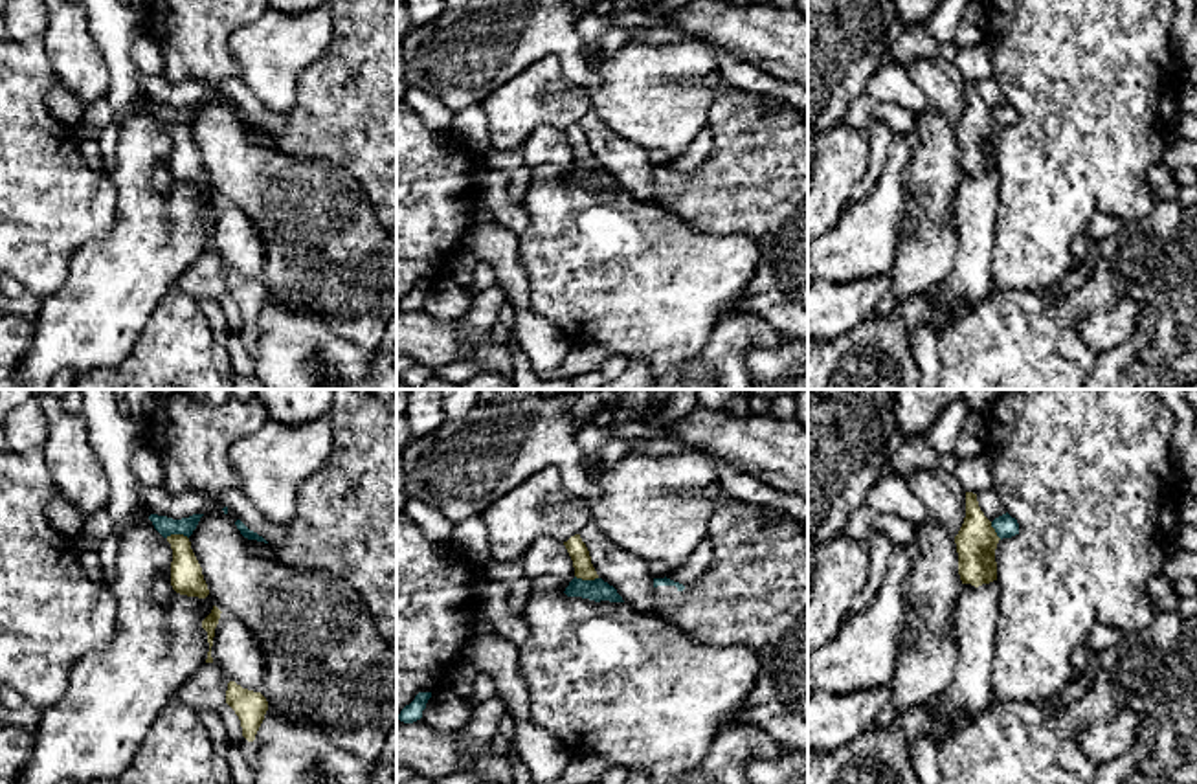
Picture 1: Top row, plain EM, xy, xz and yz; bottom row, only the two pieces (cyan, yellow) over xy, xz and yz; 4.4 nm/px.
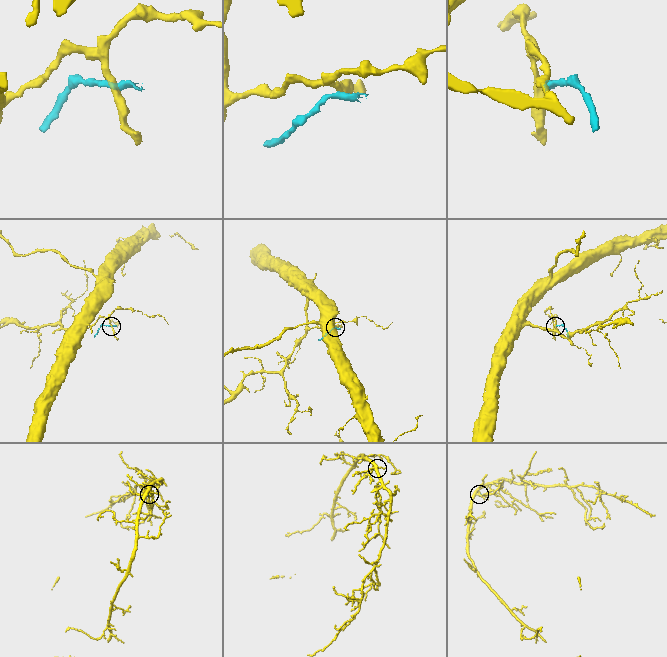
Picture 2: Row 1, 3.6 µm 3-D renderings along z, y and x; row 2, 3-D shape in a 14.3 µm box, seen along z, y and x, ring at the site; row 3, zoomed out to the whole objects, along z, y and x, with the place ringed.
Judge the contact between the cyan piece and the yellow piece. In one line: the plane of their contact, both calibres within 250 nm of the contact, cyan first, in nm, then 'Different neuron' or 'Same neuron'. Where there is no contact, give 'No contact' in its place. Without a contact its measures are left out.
Touches cyan in xz. Thickness 100 nm (cyan) against 90 nm. Different neuron

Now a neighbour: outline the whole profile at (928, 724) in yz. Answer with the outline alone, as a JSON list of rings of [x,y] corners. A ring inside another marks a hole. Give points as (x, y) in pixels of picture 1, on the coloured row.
[[[927,705],[922,714],[914,711],[894,712],[890,722],[900,725],[909,744],[916,747],[920,738],[927,738],[936,745],[944,734],[955,734],[966,729],[971,723],[971,718],[960,716],[949,727],[944,727],[940,716],[931,709],[931,705]]]

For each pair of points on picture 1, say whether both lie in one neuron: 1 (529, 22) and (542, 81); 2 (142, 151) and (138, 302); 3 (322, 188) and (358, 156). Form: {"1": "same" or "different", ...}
{"1": "different", "2": "same", "3": "different"}

